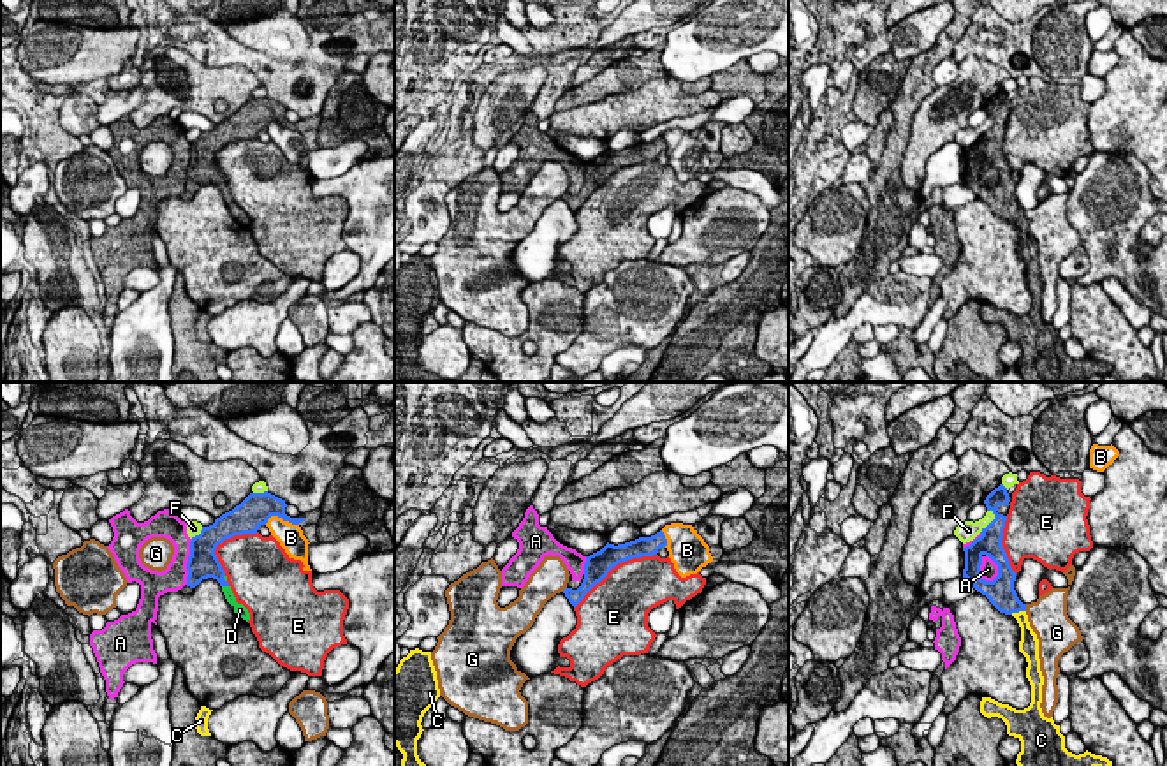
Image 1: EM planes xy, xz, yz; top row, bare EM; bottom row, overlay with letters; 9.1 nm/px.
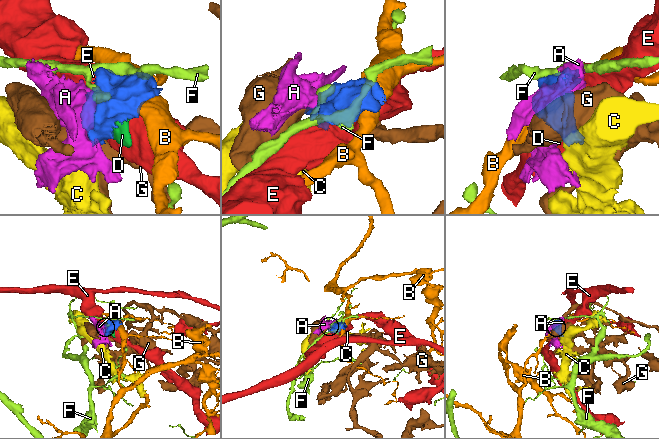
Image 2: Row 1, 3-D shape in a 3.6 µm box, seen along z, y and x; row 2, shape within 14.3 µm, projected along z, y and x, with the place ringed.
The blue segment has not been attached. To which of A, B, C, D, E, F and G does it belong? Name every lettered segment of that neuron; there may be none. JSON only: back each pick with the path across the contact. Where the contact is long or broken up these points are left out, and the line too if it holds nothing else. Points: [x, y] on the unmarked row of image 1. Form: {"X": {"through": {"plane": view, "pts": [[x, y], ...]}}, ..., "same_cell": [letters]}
{"C": {"through": {"plane": "yz", "pts": [[1000, 198], [1018, 217], [1028, 242]]}}, "same_cell": ["C", "D"]}

